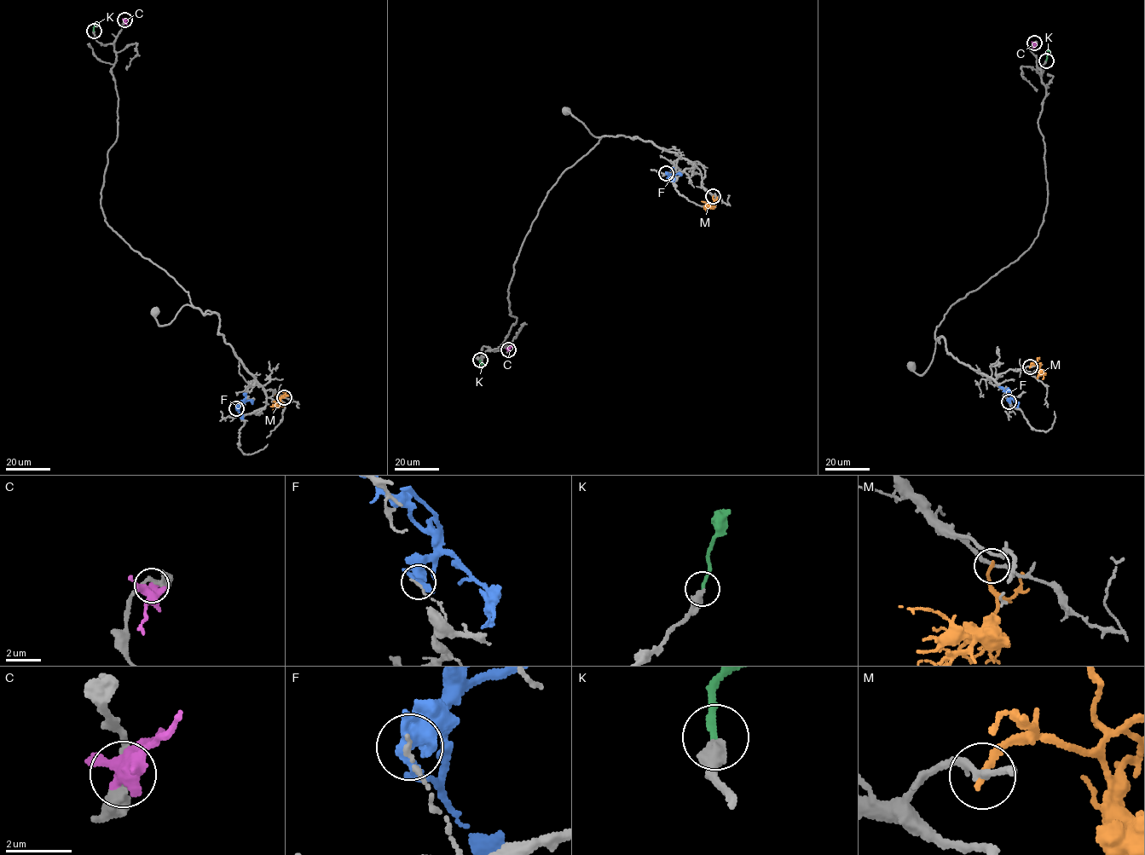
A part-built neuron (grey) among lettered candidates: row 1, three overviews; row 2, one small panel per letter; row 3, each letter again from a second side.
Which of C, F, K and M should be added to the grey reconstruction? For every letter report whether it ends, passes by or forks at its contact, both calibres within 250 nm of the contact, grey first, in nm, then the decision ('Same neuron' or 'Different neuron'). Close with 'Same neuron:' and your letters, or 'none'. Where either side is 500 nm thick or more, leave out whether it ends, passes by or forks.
C: It forks there. Thickness 320 nm (grey) against 400 nm. Different neuron
F: Thickness 130 nm (grey) against 700 nm. Different neuron
K: Thickness 500 nm (grey) against 190 nm. Same neuron
M: It ends there. Thickness 200 nm (grey) against 200 nm. Different neuron
Same neuron: K

